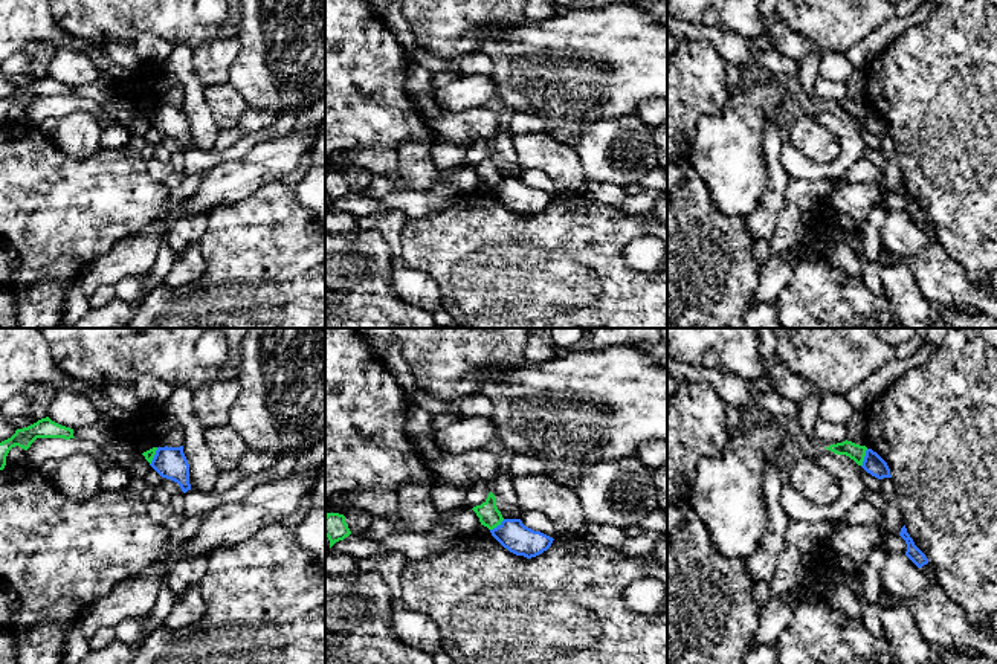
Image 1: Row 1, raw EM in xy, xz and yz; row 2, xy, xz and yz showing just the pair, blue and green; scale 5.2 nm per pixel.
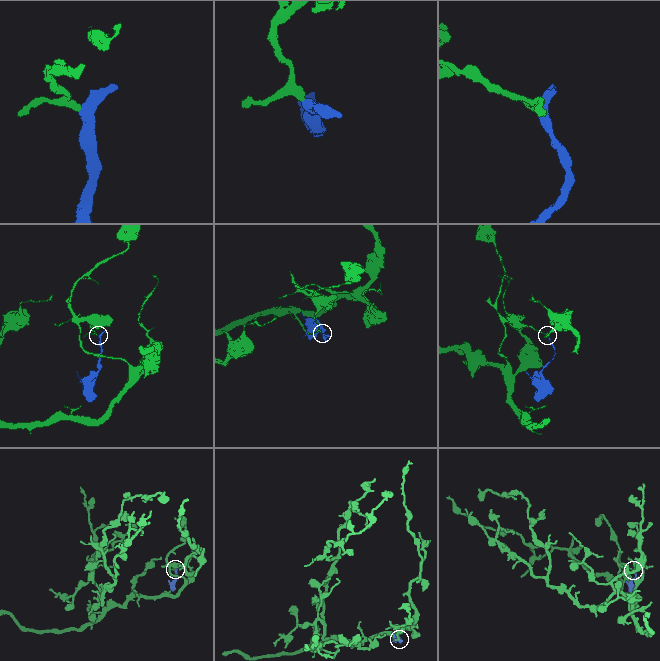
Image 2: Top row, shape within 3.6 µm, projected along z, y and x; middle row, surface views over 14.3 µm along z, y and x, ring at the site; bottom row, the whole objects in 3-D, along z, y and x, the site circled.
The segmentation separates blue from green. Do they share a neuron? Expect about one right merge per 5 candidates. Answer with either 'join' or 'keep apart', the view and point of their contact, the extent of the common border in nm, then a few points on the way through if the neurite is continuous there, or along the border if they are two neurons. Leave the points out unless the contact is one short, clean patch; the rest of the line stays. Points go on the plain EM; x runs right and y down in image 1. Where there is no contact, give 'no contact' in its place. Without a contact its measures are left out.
keep apart; contact yz (864, 116); length 100 nm; border yz (867, 107), (861, 124)

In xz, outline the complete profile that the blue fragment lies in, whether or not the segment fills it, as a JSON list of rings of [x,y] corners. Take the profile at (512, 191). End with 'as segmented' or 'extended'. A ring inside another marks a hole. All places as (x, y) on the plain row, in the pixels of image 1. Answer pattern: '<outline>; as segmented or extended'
[[[504,177],[490,191],[510,211],[527,217],[542,212],[554,198],[540,189],[525,185],[521,177]]]; as segmented

